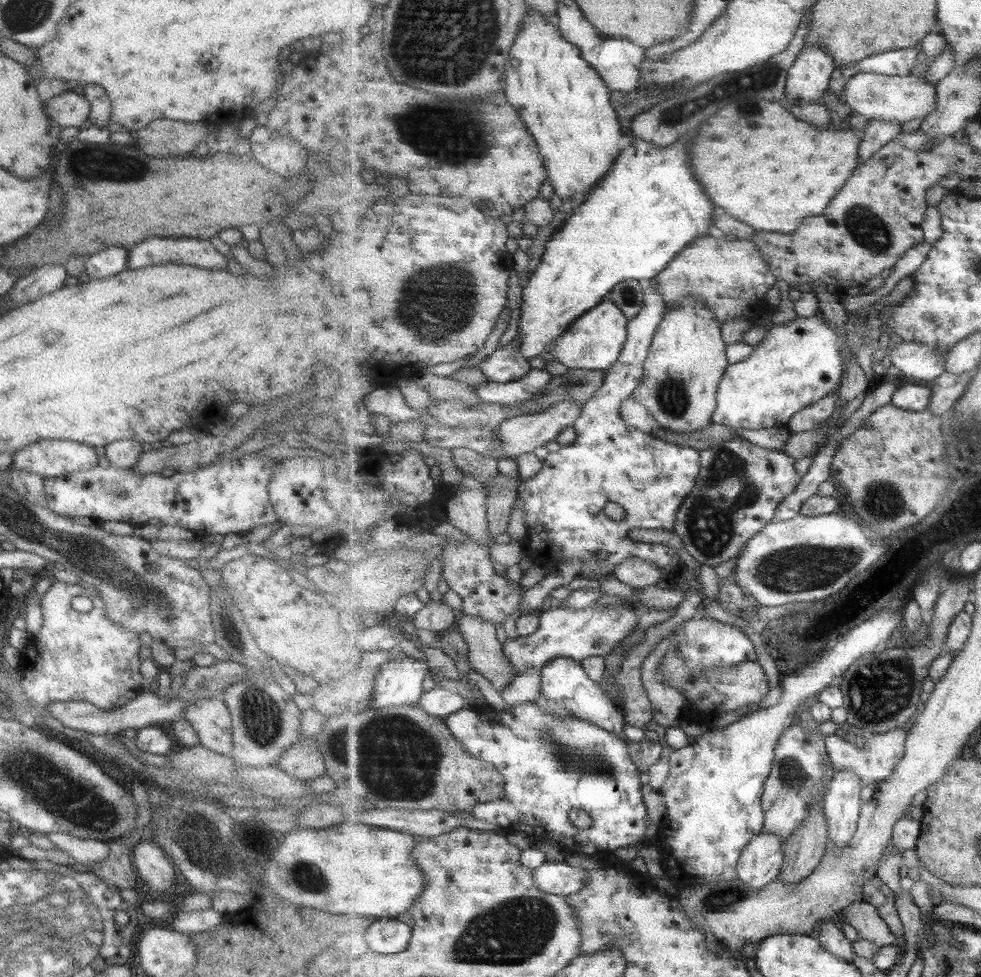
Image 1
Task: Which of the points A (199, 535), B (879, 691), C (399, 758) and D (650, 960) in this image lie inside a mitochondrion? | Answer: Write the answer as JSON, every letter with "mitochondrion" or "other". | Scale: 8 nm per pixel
{"A":"other","B":"mitochondrion","C":"mitochondrion","D":"other"}

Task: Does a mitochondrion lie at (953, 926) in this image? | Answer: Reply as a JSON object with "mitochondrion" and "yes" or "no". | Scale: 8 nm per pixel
{"mitochondrion":"no"}

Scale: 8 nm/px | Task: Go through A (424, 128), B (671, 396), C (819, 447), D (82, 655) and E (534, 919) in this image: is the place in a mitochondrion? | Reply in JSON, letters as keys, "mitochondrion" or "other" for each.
{"A":"mitochondrion","B":"mitochondrion","C":"other","D":"mitochondrion","E":"mitochondrion"}

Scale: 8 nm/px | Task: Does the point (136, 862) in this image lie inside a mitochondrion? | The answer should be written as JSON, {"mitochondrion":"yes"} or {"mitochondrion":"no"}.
{"mitochondrion":"no"}

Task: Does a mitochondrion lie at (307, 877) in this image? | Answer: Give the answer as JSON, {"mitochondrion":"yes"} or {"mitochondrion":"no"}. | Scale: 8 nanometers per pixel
{"mitochondrion":"yes"}

